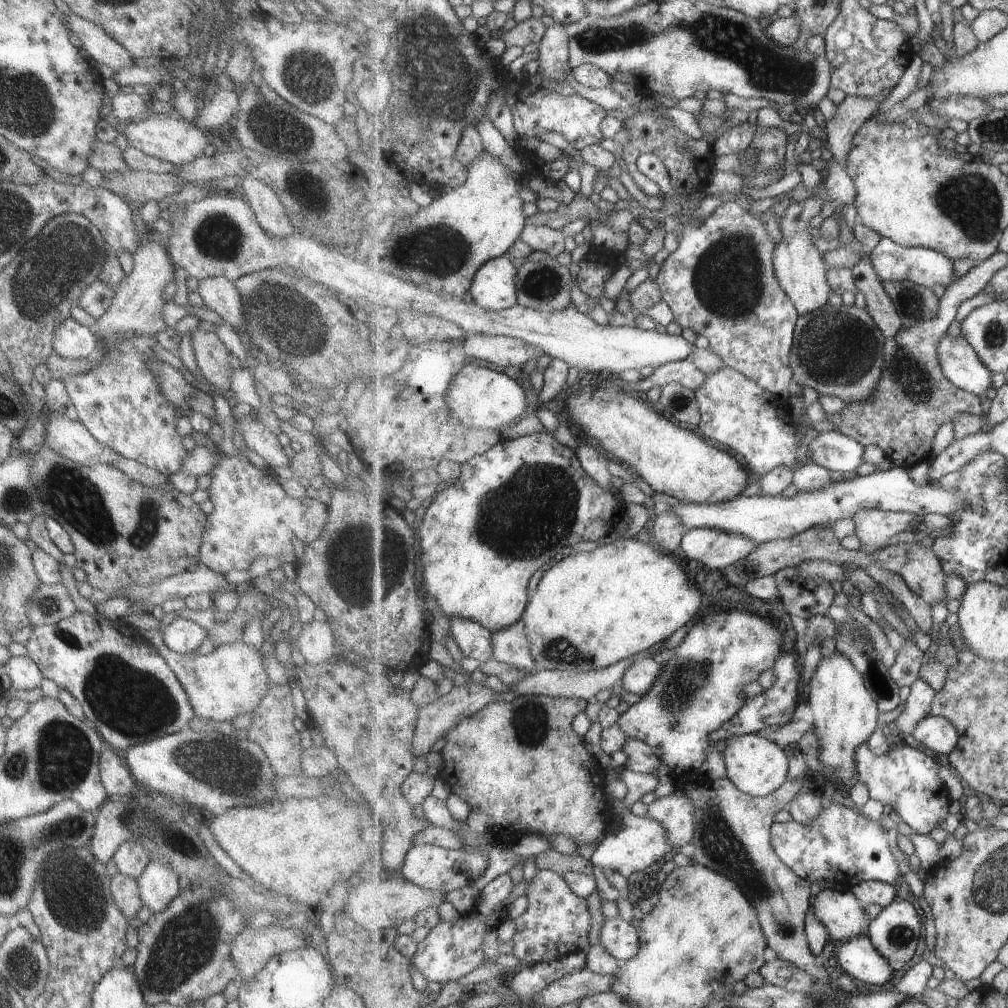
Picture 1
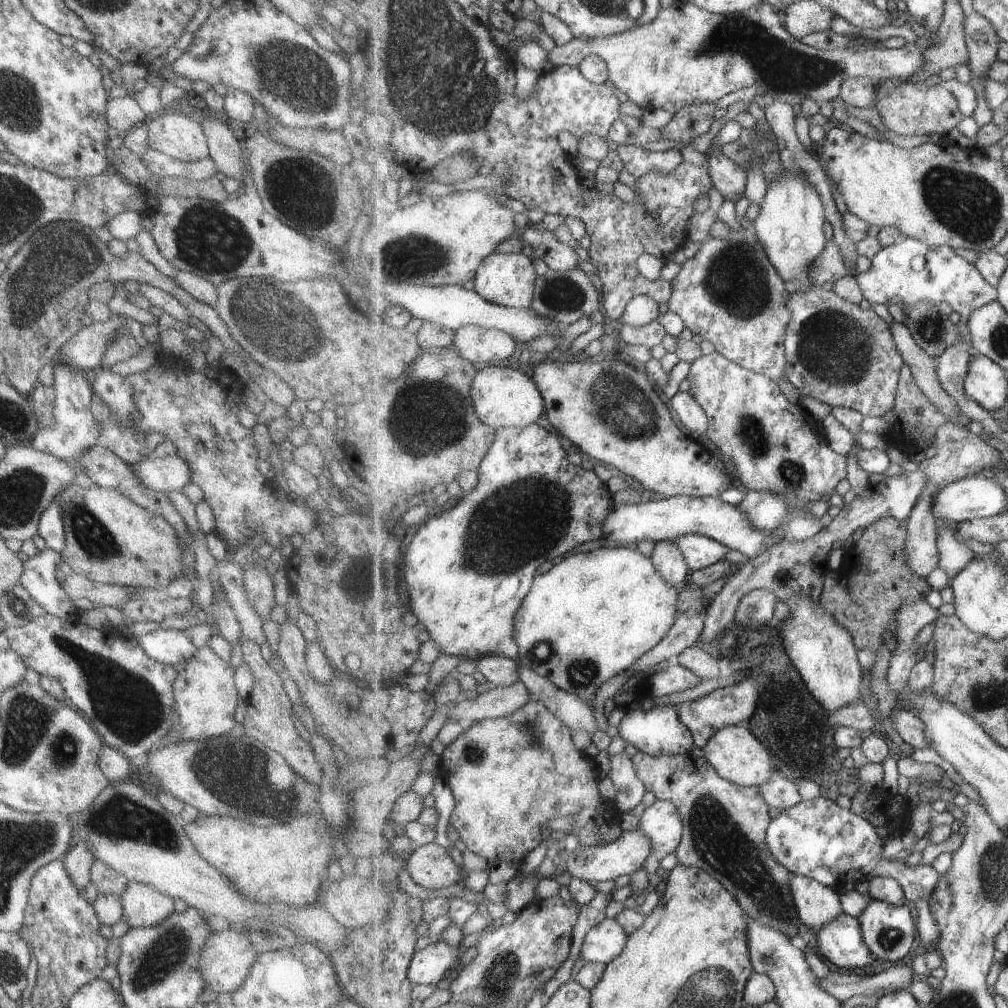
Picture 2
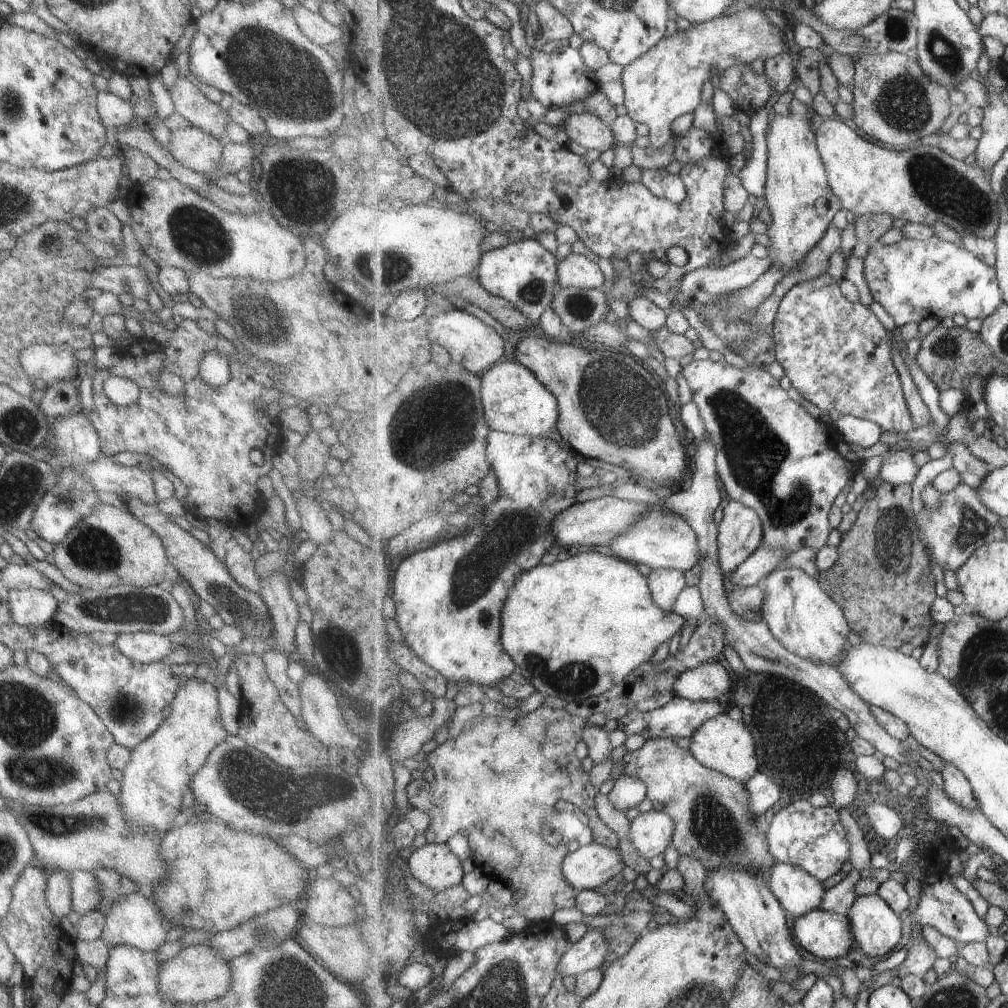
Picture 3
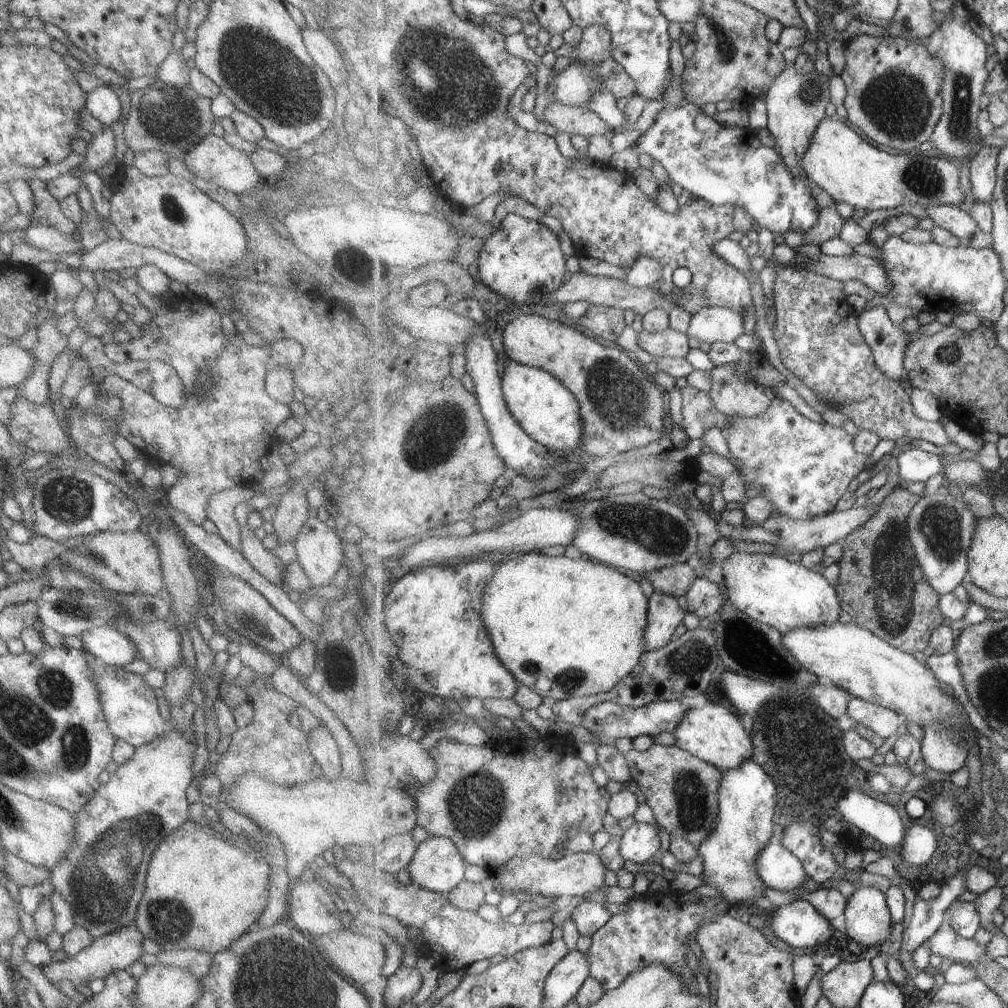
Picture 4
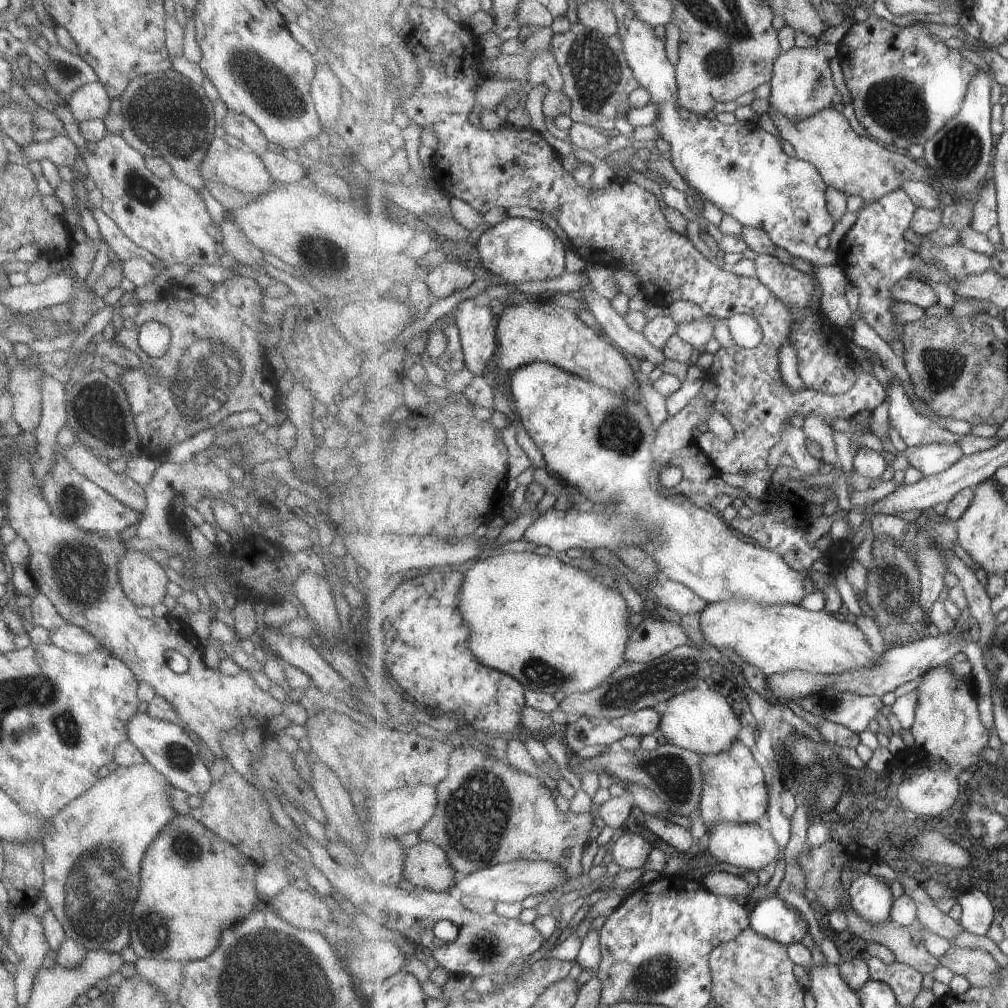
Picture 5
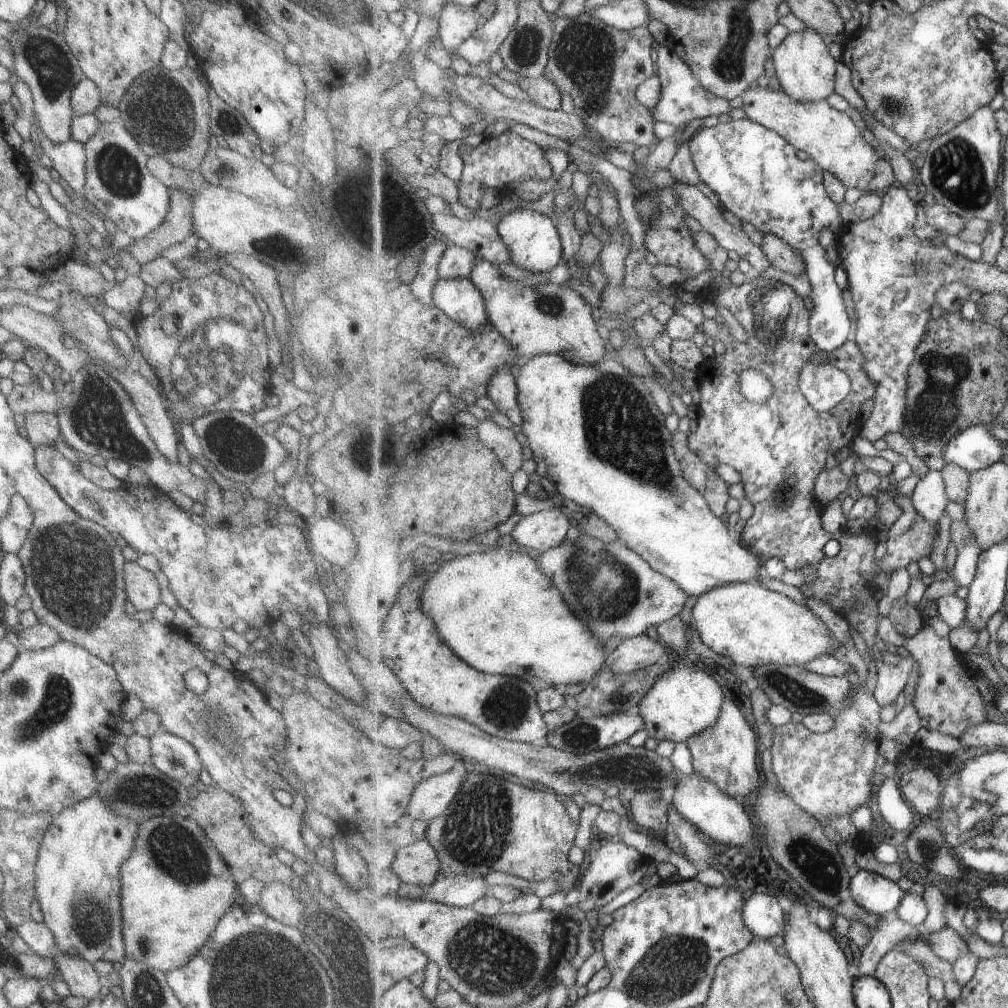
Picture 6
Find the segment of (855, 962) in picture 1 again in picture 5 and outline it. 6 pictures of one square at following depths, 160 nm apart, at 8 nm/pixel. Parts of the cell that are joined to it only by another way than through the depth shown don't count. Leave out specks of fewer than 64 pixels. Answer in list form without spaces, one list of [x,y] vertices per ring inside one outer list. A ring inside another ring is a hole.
[[[775,896],[757,902],[750,912],[750,926],[767,938],[785,943],[785,946],[801,942],[809,928],[797,908]]]

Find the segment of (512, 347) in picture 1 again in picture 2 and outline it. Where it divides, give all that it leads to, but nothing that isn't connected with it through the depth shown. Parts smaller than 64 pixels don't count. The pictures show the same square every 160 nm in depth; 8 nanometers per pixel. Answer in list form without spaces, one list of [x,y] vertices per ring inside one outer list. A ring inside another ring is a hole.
[[[475,324],[455,330],[453,338],[452,345],[457,352],[478,368],[503,362],[519,350],[509,334]]]

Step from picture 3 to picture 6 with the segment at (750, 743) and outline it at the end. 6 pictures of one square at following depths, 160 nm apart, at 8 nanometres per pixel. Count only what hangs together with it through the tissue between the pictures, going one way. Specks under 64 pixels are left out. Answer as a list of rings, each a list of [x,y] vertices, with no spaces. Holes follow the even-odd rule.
[[[694,665],[674,669],[660,678],[638,708],[644,718],[649,736],[660,740],[685,742],[707,729],[713,728],[721,718],[728,693],[717,681],[719,674],[708,672]]]

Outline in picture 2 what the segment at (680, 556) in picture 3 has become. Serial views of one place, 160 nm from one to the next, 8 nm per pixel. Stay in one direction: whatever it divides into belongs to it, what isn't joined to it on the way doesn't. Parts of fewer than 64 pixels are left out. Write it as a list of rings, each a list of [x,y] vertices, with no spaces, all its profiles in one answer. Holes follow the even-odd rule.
[[[685,534],[677,536],[673,542],[681,548],[685,562],[688,563],[691,571],[708,568],[721,560],[730,558],[731,550],[725,544],[716,542],[707,536]]]

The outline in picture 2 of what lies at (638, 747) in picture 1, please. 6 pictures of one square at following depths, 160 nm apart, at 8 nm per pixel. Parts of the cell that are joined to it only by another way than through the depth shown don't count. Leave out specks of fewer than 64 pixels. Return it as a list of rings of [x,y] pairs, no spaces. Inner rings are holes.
[[[638,751],[630,758],[639,772],[639,778],[645,782],[647,792],[654,796],[655,801],[671,802],[679,810],[684,832],[680,846],[675,852],[678,863],[709,872],[737,898],[746,914],[781,930],[796,943],[796,946],[805,949],[807,940],[803,938],[802,932],[806,926],[801,922],[795,908],[793,894],[789,892],[792,873],[772,857],[766,835],[773,820],[769,816],[769,804],[765,802],[765,798],[762,798],[759,787],[745,787],[729,782],[705,760],[689,754],[653,756]]]

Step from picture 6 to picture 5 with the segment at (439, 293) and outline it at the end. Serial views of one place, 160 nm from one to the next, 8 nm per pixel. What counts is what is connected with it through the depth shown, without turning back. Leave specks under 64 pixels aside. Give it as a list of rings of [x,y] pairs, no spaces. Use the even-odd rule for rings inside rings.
[[[468,299],[460,304],[459,309],[455,313],[455,322],[459,328],[459,336],[461,345],[464,350],[464,359],[466,367],[475,376],[485,377],[484,371],[495,354],[498,342],[498,325],[495,324],[495,316],[498,317],[498,309],[489,308],[489,305],[482,307],[481,304],[477,305],[476,302]]]

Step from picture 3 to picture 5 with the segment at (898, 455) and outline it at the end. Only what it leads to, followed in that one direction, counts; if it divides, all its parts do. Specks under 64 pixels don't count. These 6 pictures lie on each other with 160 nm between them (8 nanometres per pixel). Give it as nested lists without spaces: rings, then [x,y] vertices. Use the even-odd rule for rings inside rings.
[[[958,440],[953,447],[931,443],[920,447],[907,447],[902,454],[907,458],[909,466],[920,470],[924,476],[942,473],[967,455]]]

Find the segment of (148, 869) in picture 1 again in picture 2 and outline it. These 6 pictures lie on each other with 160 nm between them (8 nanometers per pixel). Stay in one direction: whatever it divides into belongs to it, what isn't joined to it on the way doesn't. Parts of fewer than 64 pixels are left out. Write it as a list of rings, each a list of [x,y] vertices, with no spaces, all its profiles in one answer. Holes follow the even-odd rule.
[[[127,882],[119,895],[121,902],[121,920],[126,921],[128,928],[147,928],[157,926],[173,912],[172,900],[157,890]]]

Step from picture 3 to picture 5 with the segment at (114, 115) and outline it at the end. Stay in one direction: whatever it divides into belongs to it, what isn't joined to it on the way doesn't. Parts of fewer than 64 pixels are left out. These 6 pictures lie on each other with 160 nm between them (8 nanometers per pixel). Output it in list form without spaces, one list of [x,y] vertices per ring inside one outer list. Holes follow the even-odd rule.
[[[91,81],[78,86],[67,98],[66,106],[75,123],[89,119],[99,119],[109,110],[110,96],[99,81]]]

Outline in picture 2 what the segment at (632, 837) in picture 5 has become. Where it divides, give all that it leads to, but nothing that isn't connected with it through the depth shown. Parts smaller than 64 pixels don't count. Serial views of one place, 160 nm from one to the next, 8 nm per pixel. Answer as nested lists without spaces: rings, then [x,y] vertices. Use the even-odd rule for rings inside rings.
[[[655,801],[645,809],[639,826],[645,832],[647,840],[651,840],[653,852],[659,856],[675,854],[680,846],[684,824],[679,810],[671,802]]]

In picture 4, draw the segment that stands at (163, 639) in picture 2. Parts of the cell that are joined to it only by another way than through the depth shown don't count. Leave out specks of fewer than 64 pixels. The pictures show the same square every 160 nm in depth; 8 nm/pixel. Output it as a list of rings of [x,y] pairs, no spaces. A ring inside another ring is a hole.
[[[113,627],[83,631],[77,637],[83,642],[83,652],[91,653],[108,665],[124,667],[136,658],[136,648],[132,642]]]

